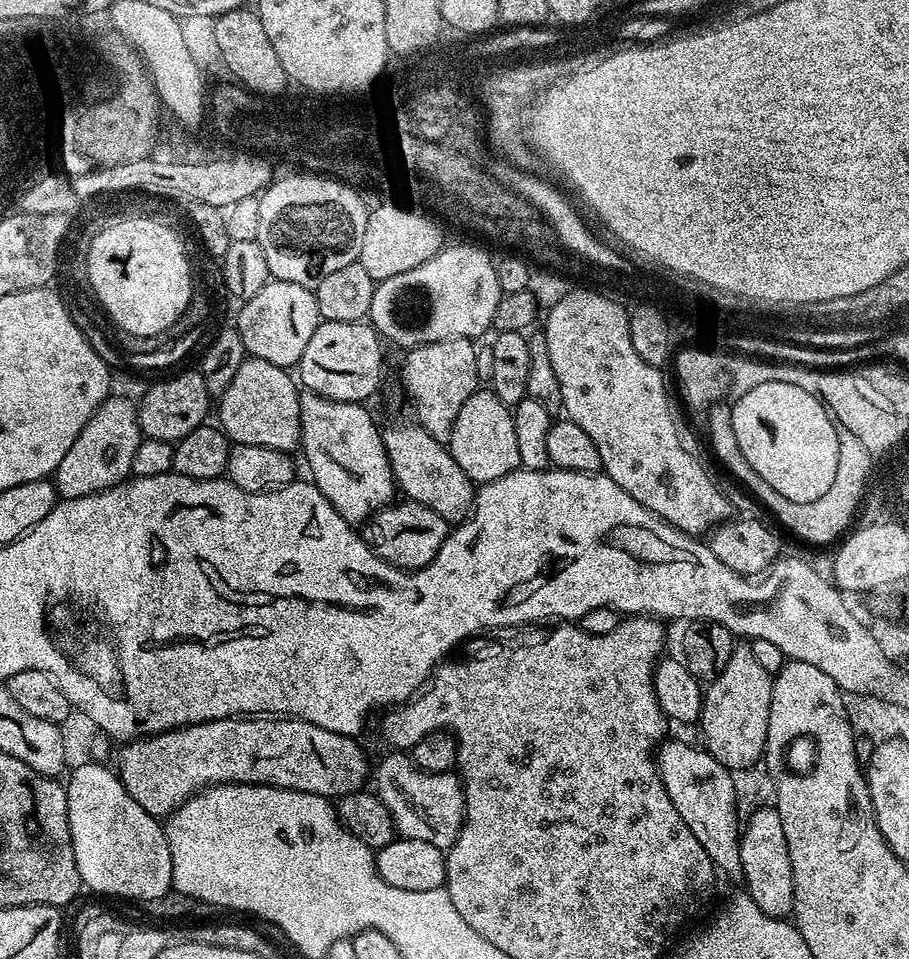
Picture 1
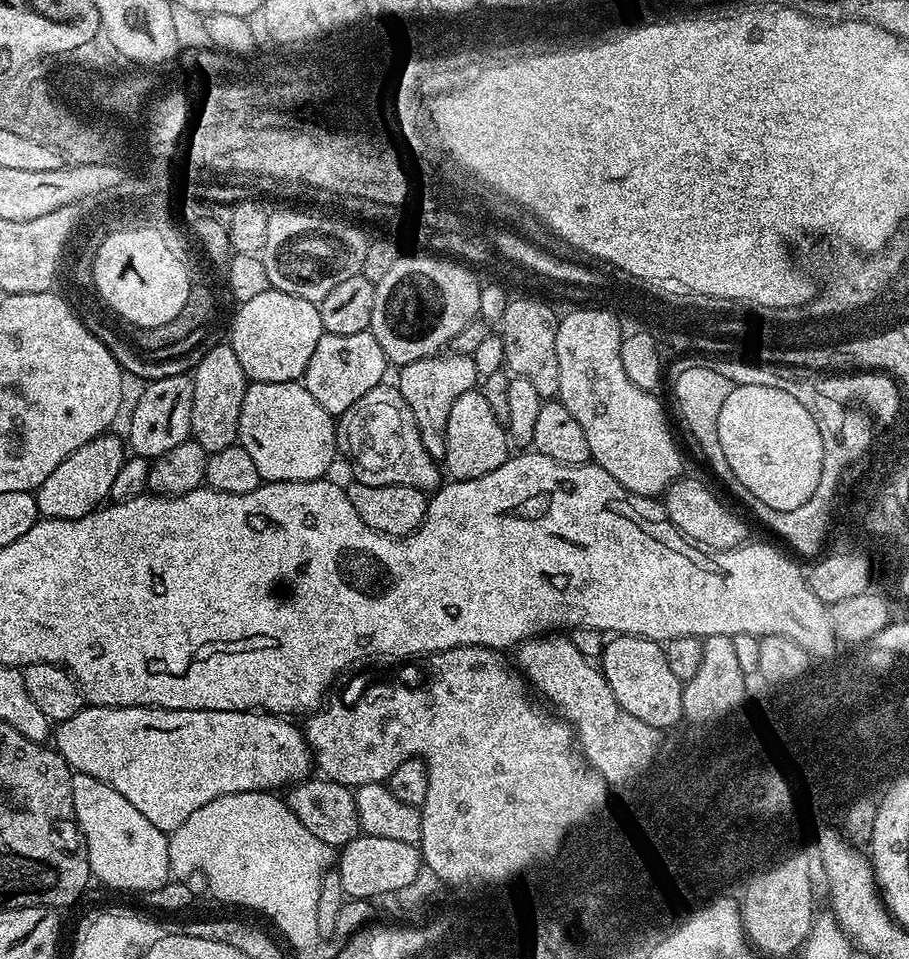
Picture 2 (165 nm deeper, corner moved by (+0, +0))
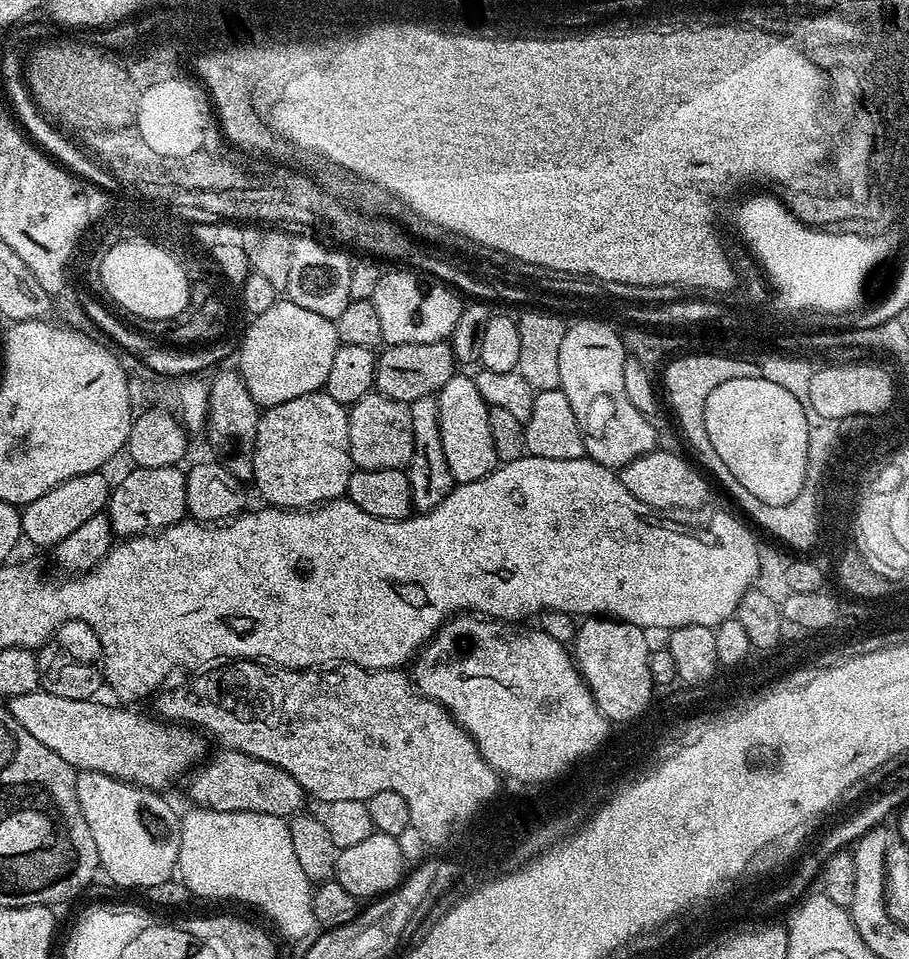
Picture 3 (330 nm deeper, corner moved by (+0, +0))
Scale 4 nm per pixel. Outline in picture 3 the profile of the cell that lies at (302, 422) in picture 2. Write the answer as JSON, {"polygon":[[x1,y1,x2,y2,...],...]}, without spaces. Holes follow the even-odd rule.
{"polygon":[[321,390,263,409,252,460,254,487,269,505,299,510,341,499,354,471,348,441,348,408]]}

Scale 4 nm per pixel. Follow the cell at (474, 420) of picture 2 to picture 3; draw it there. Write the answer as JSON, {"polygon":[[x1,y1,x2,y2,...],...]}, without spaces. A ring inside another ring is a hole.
{"polygon":[[457,374,442,386,442,390,435,395,438,406,438,426,442,434,442,451,446,453,446,463,450,465,450,474,456,484,466,482,478,482,478,478,486,478,498,466,496,451,494,450,494,437,490,434,490,418,488,417,489,406,478,394,478,386,471,375]]}

